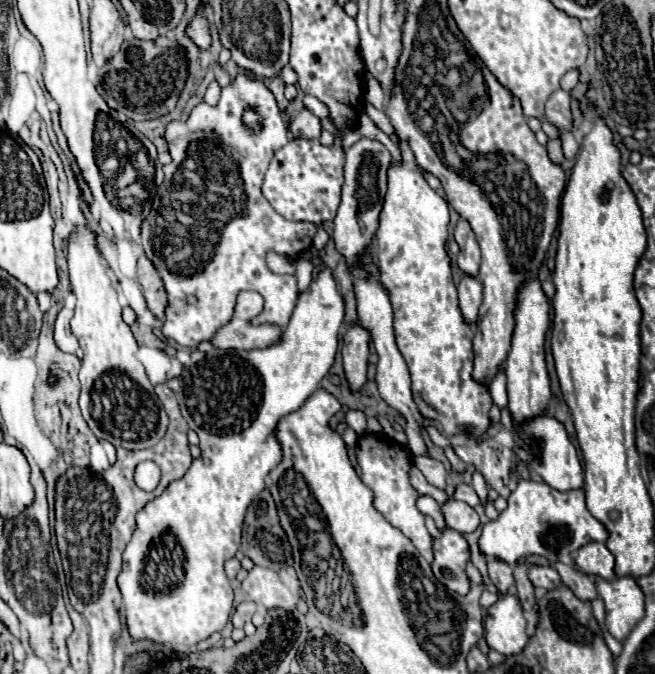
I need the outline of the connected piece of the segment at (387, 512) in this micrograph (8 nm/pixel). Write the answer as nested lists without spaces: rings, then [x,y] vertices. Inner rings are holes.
[[[364,433],[358,439],[356,461],[362,471],[360,475],[362,481],[374,491],[374,507],[416,545],[416,549],[424,555],[428,563],[432,563],[434,555],[432,555],[432,545],[430,545],[430,533],[424,525],[424,515],[416,507],[416,499],[420,497],[420,493],[410,483],[412,455],[394,439],[386,437],[384,433],[382,435]]]

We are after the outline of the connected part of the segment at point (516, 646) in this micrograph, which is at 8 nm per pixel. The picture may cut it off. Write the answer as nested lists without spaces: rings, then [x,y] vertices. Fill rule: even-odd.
[[[502,595],[488,609],[488,621],[484,619],[484,629],[486,627],[488,647],[502,655],[518,655],[528,643],[526,619],[516,595]]]

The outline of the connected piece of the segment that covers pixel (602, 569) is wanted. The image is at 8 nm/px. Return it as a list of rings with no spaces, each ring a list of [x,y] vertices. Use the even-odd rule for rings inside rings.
[[[588,543],[580,547],[576,553],[576,565],[588,575],[596,575],[606,581],[614,579],[614,555],[604,543]]]

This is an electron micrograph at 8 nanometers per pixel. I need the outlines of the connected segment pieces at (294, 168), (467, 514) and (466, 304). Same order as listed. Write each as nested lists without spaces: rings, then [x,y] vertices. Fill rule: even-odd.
[[[293,138],[276,151],[262,185],[262,193],[268,203],[288,221],[324,223],[334,221],[340,205],[340,189],[344,183],[344,145],[334,139],[334,145],[323,146],[319,140]]]
[[[450,499],[446,505],[442,505],[442,513],[446,517],[448,527],[458,531],[458,533],[462,533],[462,535],[476,531],[478,525],[480,525],[478,513],[464,501]]]
[[[464,275],[460,285],[458,285],[458,299],[460,299],[460,311],[462,311],[462,317],[464,317],[464,323],[474,325],[476,317],[478,317],[480,303],[482,303],[480,281]]]

